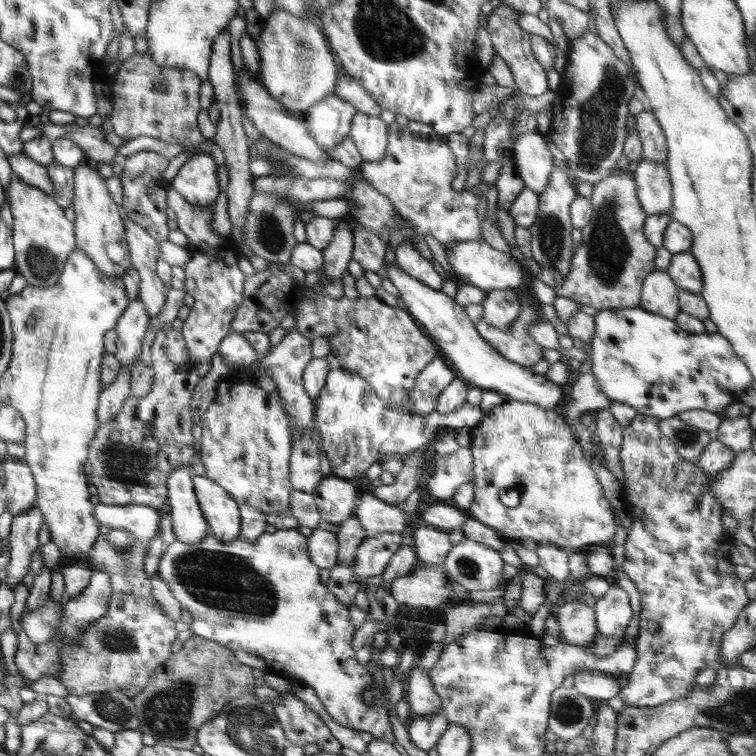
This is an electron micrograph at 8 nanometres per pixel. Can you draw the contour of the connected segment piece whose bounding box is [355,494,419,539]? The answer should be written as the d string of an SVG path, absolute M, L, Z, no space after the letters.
M364 494L364 496L362 496L362 500L360 500L360 504L358 504L358 506L356 505L355 508L355 516L357 516L358 522L360 522L362 529L364 529L364 535L366 535L365 539L386 532L401 533L402 530L406 528L406 524L408 524L408 520L410 520L409 518L414 514L419 515L419 512L416 511L416 513L413 513L408 516L406 515L406 513L402 512L398 508L398 504L386 504L385 502L382 502L382 500L380 500L377 496L372 496L372 494Z

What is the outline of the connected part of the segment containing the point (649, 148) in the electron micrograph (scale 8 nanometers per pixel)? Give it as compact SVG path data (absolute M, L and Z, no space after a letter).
M646 109L638 113L636 116L635 133L642 141L643 149L641 159L653 160L666 164L667 162L667 142L654 113Z

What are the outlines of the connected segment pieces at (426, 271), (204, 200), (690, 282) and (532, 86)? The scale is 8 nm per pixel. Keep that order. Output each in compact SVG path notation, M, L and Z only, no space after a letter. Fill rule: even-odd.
M412 242L400 243L395 248L395 259L395 263L406 274L434 290L441 290L443 277L434 269L432 262L420 255Z
M196 153L178 170L170 186L190 204L214 207L220 192L217 164L210 154Z
M689 251L673 253L670 266L667 268L670 278L680 289L696 293L703 287L703 276L700 265Z
M500 3L494 7L494 10L488 16L488 23L485 29L491 38L496 56L500 56L506 65L508 65L519 90L523 93L530 94L530 96L538 97L540 94L544 94L544 92L549 90L548 79L546 78L547 70L534 57L531 50L531 34L519 25L518 17L519 11L514 9L514 7L506 3Z

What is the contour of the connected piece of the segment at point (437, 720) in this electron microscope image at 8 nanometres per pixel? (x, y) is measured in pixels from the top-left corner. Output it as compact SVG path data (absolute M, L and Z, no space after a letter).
M440 708L433 715L412 716L412 723L408 726L407 732L416 746L428 753L436 746L448 725L448 719Z

